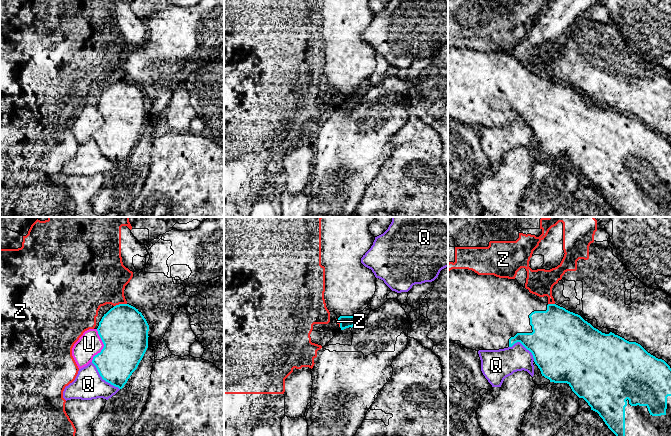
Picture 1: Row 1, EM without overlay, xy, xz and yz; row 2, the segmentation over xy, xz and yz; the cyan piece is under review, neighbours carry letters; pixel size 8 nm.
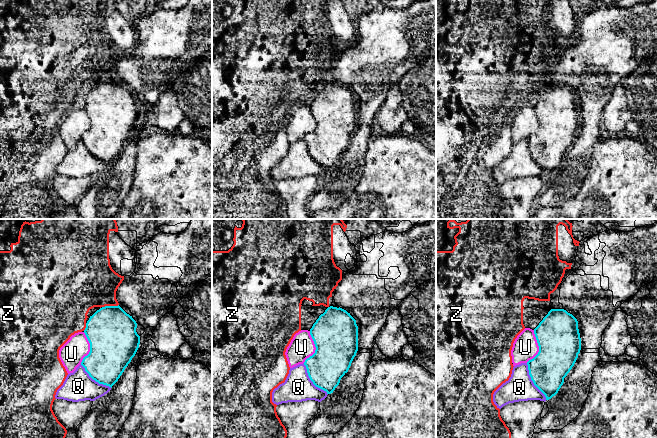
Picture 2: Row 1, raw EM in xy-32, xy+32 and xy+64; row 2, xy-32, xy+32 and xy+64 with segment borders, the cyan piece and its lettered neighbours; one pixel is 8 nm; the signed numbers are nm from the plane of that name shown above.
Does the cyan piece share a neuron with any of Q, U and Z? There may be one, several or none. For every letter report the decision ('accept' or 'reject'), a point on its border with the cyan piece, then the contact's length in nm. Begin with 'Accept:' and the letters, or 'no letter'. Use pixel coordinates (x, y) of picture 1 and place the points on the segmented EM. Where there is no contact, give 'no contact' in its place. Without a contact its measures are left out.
Accept: no letter
Q: reject; contact xy (103, 379); length 320 nm
U: reject; contact xy (104, 346); length 260 nm
Z: reject; contact xy (120, 304); length 110 nm

